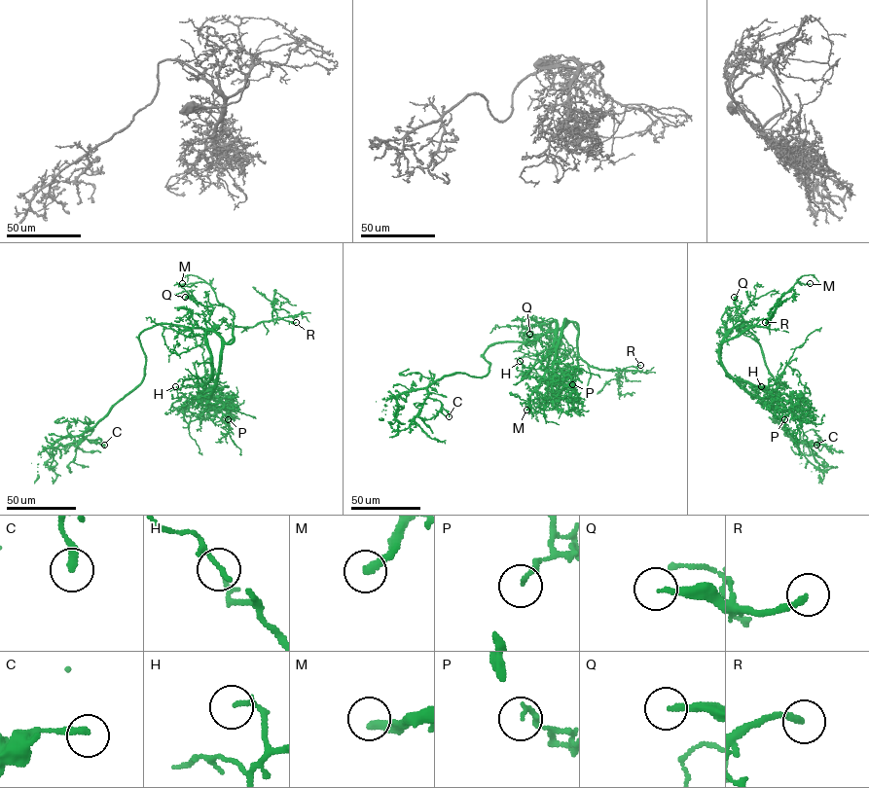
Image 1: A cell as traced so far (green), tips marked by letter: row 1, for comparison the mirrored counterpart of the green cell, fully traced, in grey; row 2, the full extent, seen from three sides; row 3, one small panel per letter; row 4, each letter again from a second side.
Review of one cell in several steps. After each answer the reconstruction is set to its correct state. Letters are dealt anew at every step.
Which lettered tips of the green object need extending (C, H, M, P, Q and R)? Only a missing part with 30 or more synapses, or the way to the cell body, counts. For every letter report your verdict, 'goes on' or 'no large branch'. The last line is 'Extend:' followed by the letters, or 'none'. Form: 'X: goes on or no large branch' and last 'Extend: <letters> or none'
C: no large branch
H: no large branch
M: goes on
P: no large branch
Q: goes on
R: goes on
Extend: M, Q, R

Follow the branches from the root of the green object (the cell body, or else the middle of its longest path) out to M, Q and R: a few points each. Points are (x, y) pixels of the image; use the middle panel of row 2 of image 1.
M: (497, 343), (532, 340), (570, 322), (576, 324), (578, 374), (564, 377), (554, 394), (526, 410)
Q: (497, 343), (532, 340), (552, 331), (550, 336), (555, 341), (545, 335), (529, 334)
R: (497, 343), (532, 340), (575, 322), (579, 356), (591, 366), (619, 371), (640, 365)

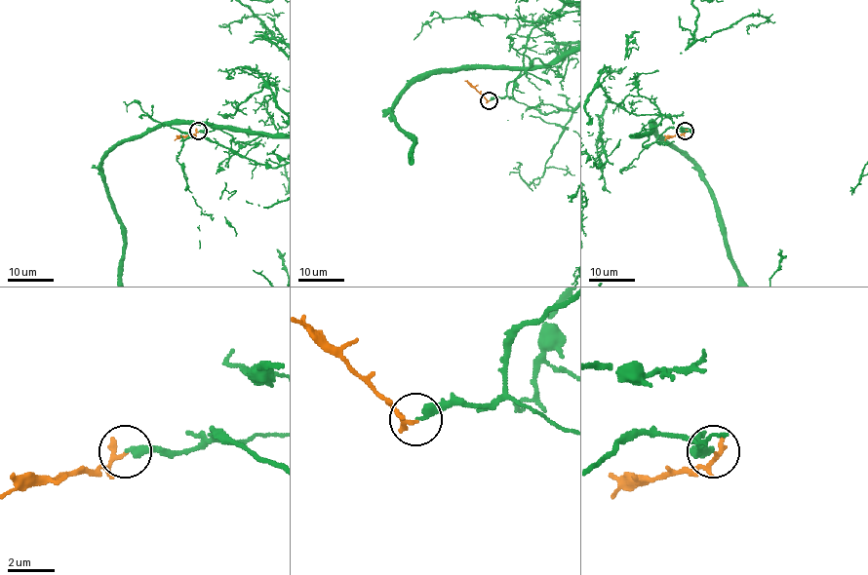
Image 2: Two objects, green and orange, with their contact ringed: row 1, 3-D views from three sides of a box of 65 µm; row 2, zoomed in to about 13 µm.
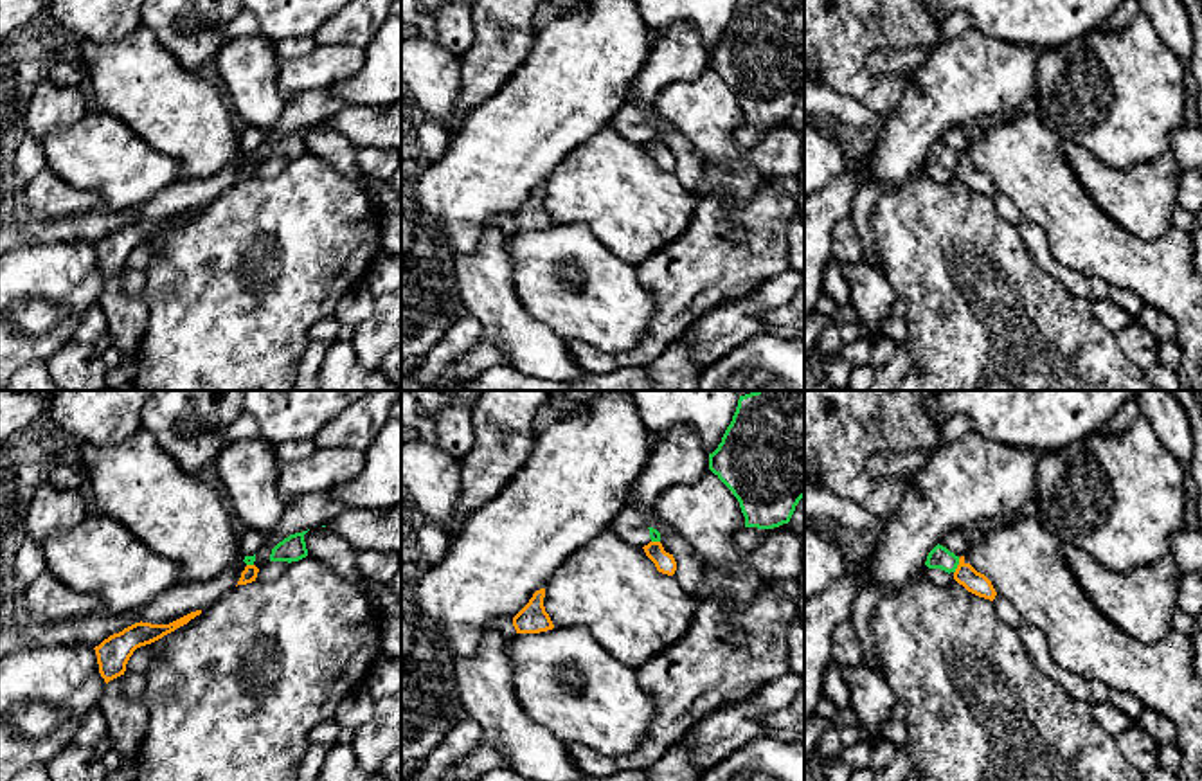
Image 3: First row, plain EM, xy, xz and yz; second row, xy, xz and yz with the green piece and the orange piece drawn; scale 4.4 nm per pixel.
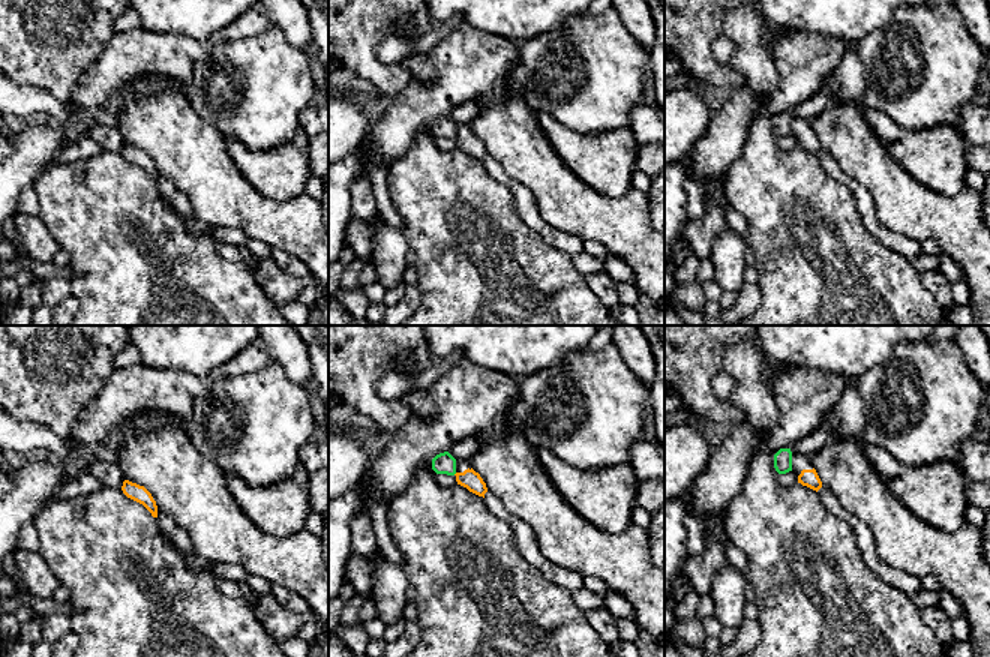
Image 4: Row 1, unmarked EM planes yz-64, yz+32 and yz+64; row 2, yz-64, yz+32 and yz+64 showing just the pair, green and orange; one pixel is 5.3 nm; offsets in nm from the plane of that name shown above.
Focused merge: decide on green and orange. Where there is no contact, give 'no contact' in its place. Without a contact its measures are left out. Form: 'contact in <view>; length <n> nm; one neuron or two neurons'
contact in yz; length 80 nm; two neurons

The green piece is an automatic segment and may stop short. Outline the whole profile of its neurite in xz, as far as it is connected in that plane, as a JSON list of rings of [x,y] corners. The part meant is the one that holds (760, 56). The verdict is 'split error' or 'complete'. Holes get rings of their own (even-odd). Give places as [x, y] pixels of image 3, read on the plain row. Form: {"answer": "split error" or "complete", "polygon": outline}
{"answer": "complete", "polygon": [[[738,0],[709,67],[738,95],[745,124],[788,121],[804,94],[804,0]]]}

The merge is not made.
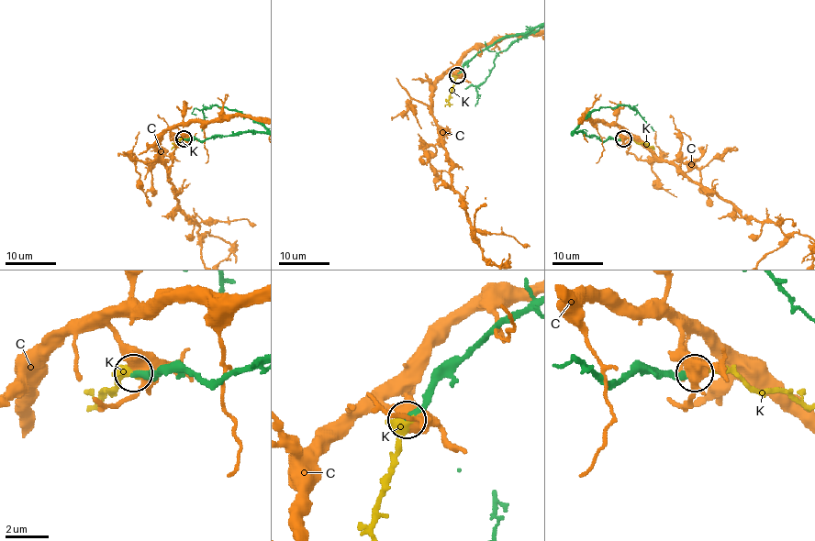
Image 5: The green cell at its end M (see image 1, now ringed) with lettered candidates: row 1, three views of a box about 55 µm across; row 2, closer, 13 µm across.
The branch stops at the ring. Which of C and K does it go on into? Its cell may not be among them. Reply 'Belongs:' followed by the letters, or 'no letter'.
Belongs: K

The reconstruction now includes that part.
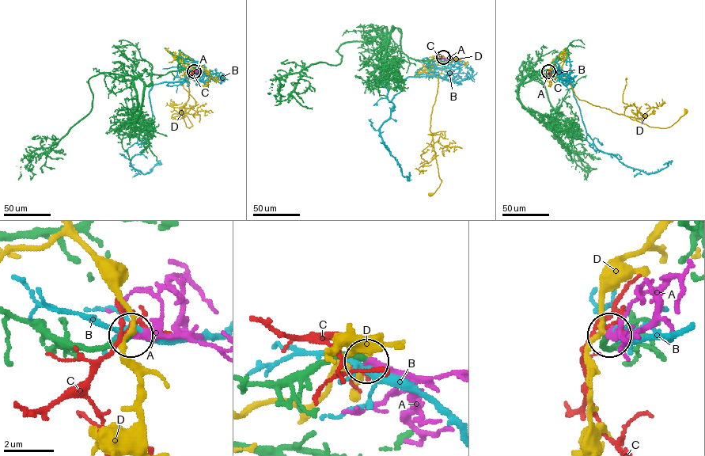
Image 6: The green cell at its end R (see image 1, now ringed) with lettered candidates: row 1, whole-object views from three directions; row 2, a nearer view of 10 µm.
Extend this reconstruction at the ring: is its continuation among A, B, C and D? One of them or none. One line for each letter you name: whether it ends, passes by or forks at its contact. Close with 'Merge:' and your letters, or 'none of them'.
A: it ends
Merge: A

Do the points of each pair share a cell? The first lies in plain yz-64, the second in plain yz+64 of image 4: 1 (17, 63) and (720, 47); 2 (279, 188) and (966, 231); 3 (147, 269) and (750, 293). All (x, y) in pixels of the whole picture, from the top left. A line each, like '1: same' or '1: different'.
1: different
2: different
3: different

